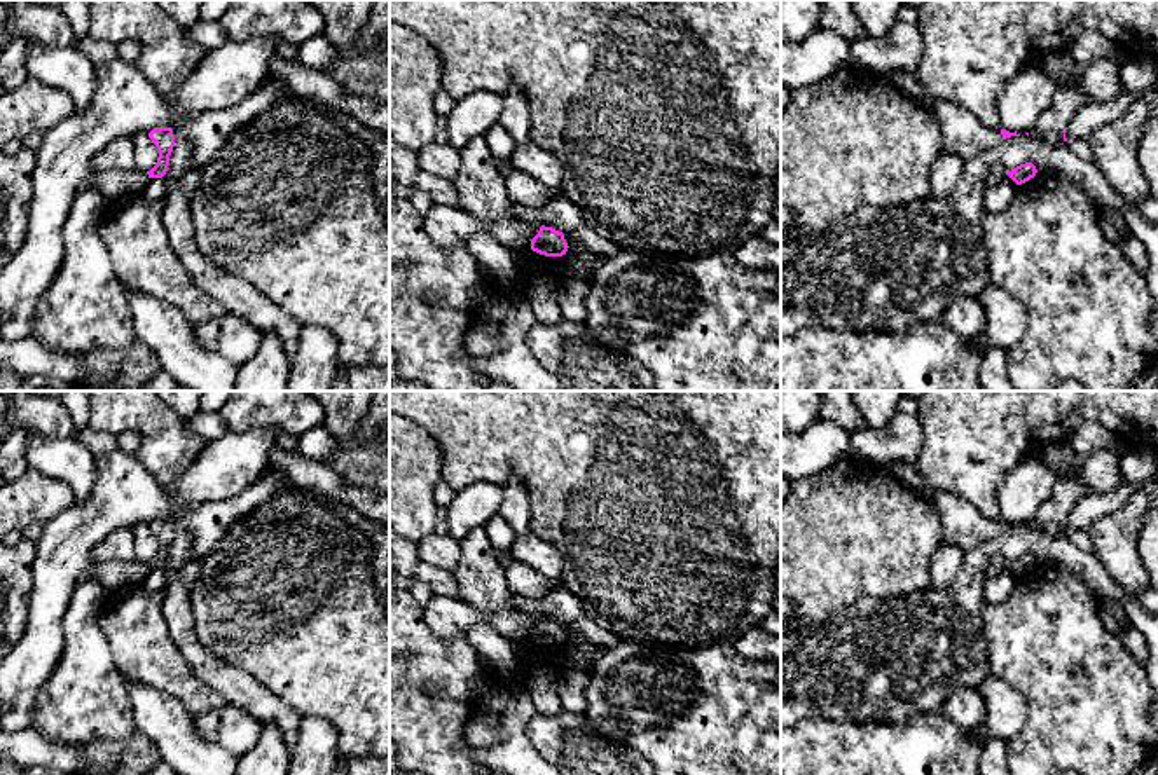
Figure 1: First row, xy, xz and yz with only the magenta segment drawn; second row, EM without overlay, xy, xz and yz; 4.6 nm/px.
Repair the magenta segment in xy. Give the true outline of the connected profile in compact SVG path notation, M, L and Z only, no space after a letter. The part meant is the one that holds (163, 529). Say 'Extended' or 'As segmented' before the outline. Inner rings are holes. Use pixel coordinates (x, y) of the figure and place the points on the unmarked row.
As segmented. M154 518L148 524L148 529L154 532L154 536L157 538L159 548L155 557L147 562L148 569L162 569L168 562L169 557L169 546L173 543L175 538L175 525L171 518Z

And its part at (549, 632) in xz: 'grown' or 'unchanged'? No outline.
unchanged

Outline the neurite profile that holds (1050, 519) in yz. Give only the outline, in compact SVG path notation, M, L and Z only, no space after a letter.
M1076 477L1058 480L1053 494L1043 503L1037 515L1029 522L1029 527L1048 536L1064 534L1064 522L1076 503L1086 496L1086 487Z

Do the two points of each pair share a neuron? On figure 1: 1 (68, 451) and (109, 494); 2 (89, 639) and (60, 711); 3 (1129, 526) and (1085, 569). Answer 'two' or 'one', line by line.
1: two
2: one
3: two

